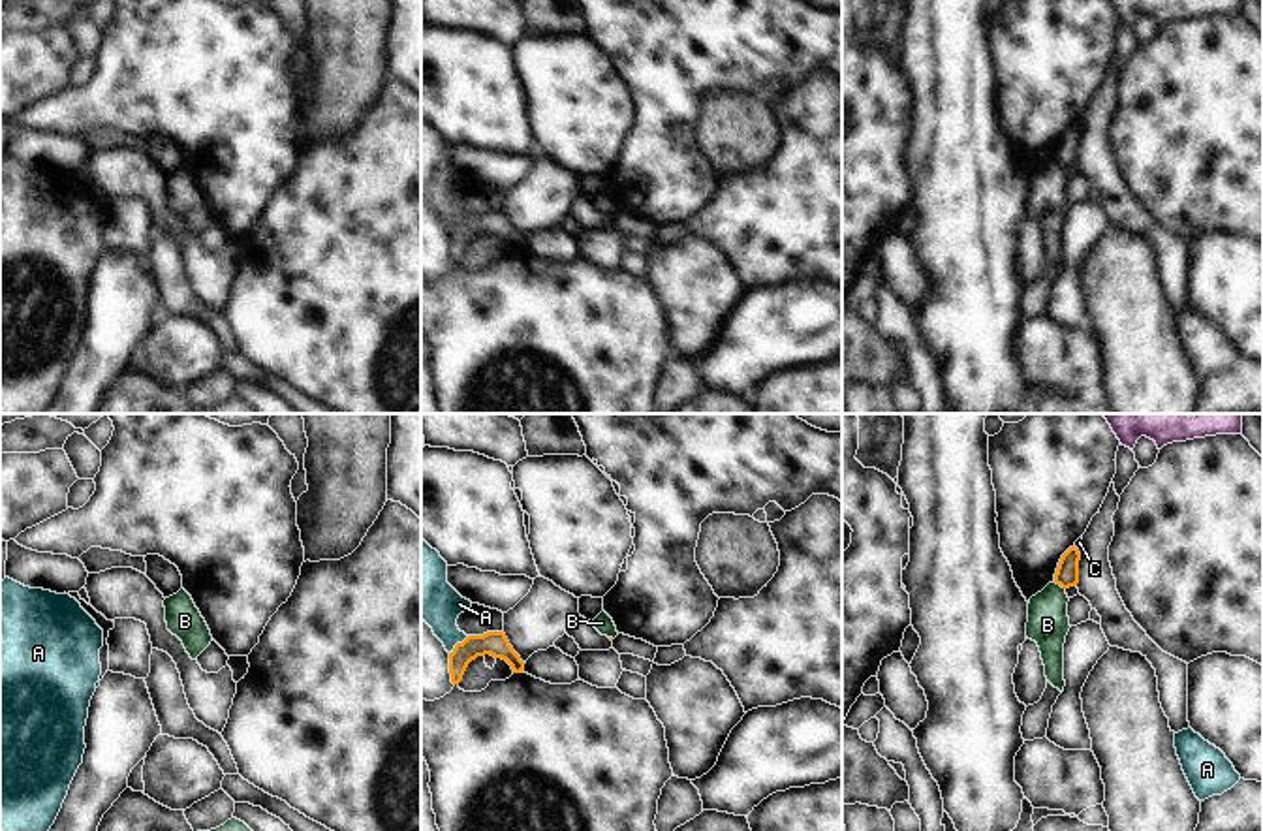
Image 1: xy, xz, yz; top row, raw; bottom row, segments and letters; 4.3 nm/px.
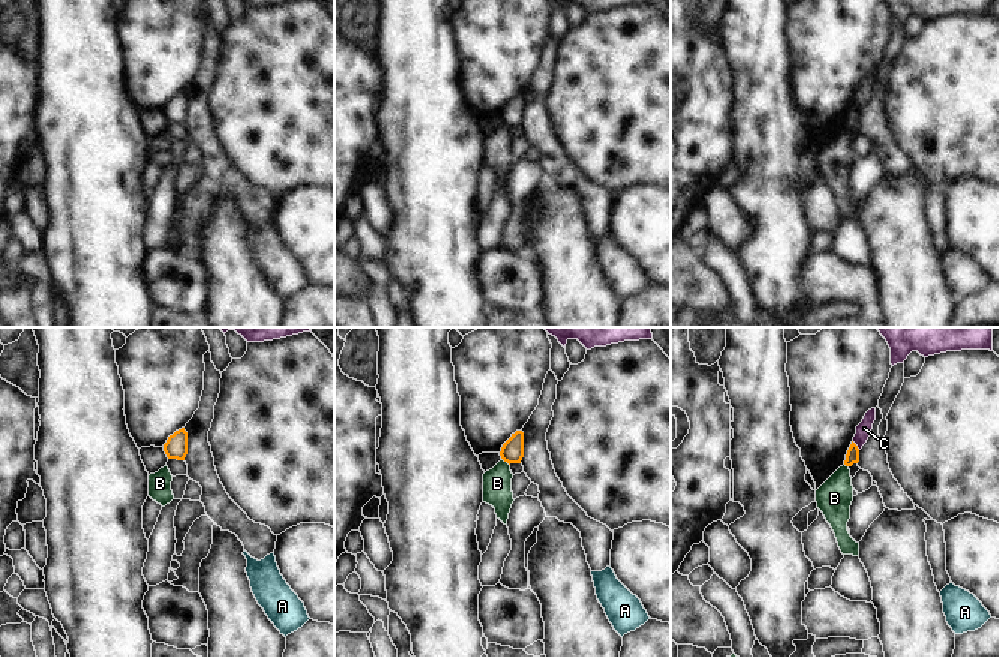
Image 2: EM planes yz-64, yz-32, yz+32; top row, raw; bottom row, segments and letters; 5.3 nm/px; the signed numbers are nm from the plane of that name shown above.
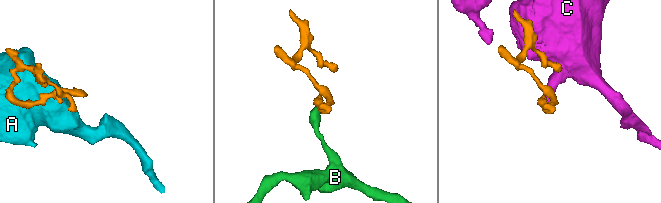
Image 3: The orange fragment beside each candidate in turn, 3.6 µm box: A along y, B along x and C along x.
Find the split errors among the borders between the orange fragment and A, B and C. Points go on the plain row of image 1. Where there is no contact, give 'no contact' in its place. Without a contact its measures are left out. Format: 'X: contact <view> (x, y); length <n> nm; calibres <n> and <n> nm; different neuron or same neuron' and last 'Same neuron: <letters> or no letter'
A: contact xz (457, 222); length 120 nm; calibres 110 and 220 nm; different neuron
B: contact yz (1059, 162); length 70 nm; calibres 100 and 180 nm; different neuron
C: contact yz (1077, 128); length 50 nm; calibres 100 and 30 nm; different neuron
Same neuron: no letter

